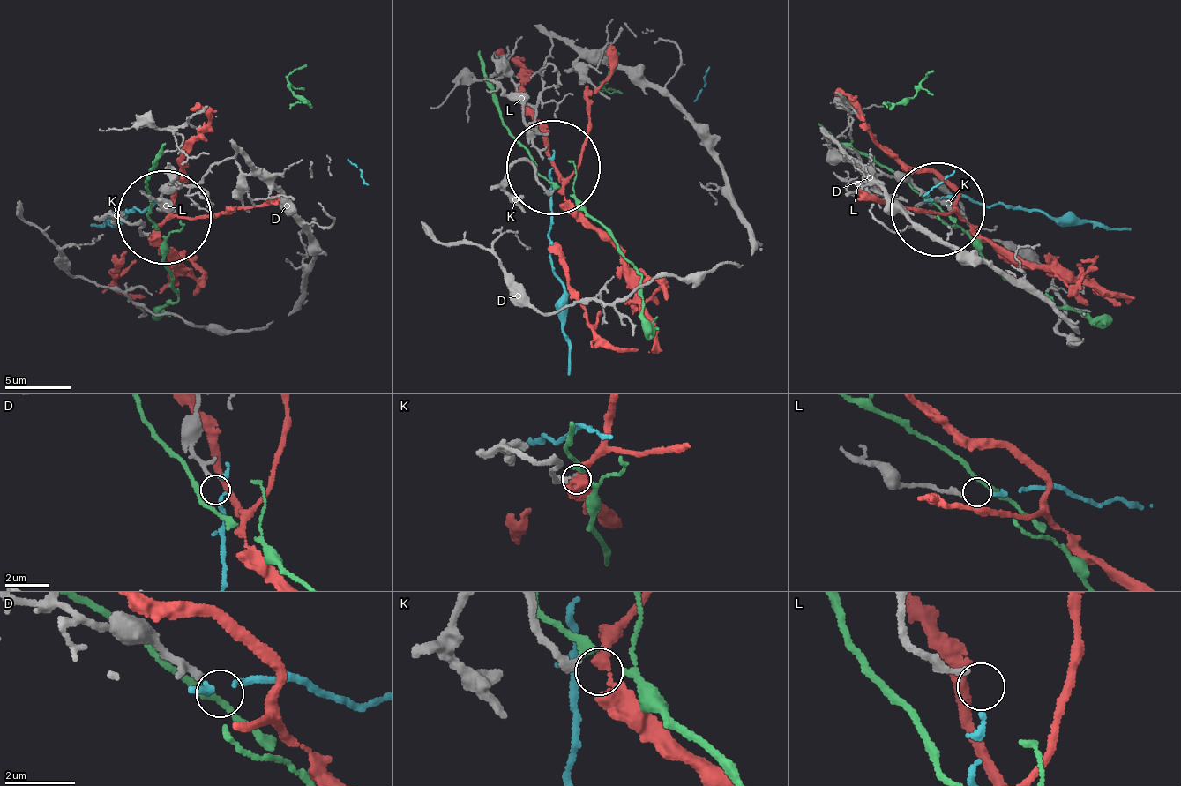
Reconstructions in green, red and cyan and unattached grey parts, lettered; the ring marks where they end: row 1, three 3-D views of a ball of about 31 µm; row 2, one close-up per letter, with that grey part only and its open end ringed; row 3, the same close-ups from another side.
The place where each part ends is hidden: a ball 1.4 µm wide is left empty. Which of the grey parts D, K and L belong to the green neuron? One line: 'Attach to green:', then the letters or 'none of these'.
Attach to green: none of these

